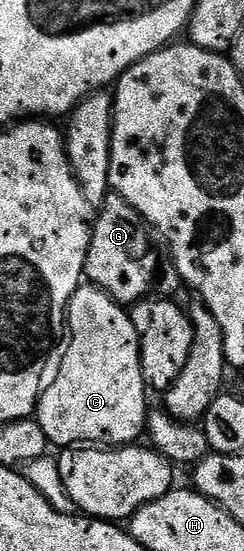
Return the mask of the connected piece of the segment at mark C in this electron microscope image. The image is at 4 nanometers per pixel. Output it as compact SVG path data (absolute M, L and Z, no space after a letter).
M93 285L79 286L78 291L70 299L70 309L68 312L68 342L66 345L66 356L60 365L60 373L56 373L56 381L47 383L42 397L38 401L38 410L36 418L40 429L44 429L47 444L58 446L58 449L70 449L75 445L105 445L107 447L125 447L134 445L143 438L146 431L146 421L148 418L148 406L146 407L146 394L148 388L144 377L142 376L142 341L136 333L136 325L132 325L130 312L123 304L116 302L108 293L104 293L98 287Z

